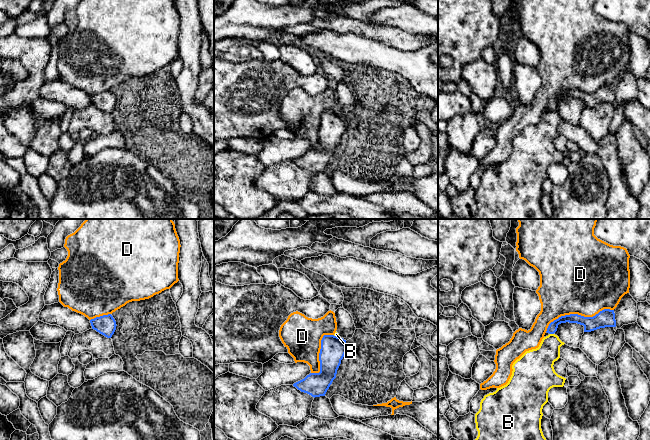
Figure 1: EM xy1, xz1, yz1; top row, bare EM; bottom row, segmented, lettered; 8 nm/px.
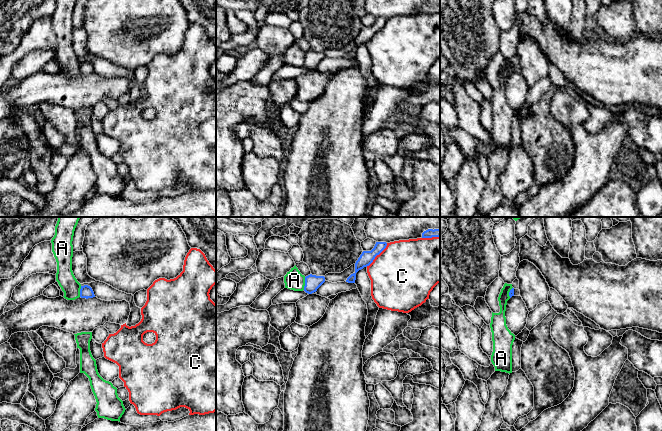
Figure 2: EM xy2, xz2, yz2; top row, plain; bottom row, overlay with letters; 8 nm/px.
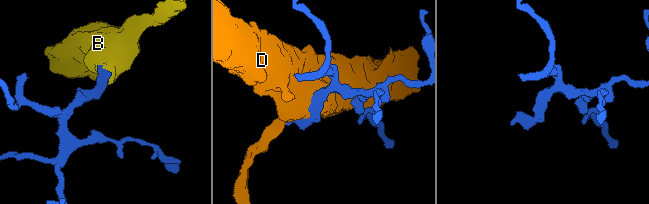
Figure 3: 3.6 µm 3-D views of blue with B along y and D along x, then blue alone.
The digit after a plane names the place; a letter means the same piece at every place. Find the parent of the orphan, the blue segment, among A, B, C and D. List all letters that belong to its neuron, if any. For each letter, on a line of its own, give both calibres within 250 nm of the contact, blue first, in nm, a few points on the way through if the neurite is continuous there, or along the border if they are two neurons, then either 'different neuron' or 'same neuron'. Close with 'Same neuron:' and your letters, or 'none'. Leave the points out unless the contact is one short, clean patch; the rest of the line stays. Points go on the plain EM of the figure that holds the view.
A: 130/160 nm | different neuron
B: 80/220 nm | along yz1 (549, 109), (553, 110) | different neuron
C: 110/480 nm | different neuron
D: 140/500 nm | different neuron
Same neuron: none

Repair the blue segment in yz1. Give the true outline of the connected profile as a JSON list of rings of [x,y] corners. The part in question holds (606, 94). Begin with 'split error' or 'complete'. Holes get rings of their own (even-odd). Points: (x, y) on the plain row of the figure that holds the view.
complete; [[[604,85],[593,93],[584,93],[578,90],[561,92],[549,100],[546,108],[554,110],[558,101],[566,98],[583,101],[584,108],[591,108],[605,103],[616,103],[614,86]]]

